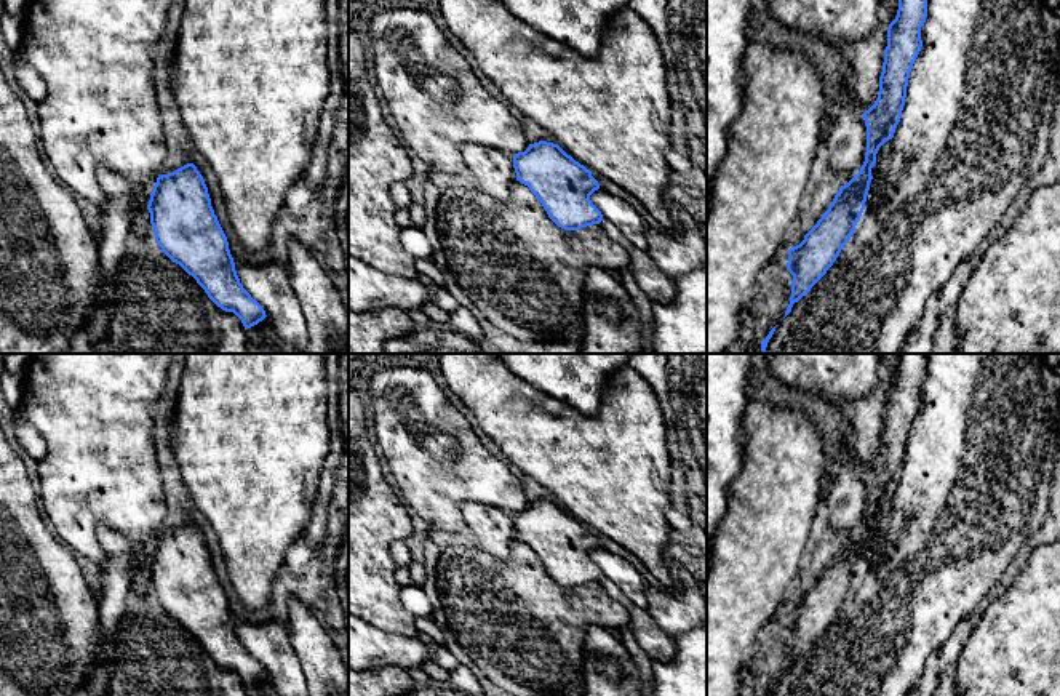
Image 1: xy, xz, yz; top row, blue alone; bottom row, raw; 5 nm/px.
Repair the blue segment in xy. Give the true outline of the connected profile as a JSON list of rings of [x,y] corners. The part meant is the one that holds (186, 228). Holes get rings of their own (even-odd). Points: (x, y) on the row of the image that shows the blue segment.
[[[193,163],[158,176],[147,210],[161,251],[192,275],[217,307],[233,312],[245,330],[267,317],[240,283],[227,237]]]

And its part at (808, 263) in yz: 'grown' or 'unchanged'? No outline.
unchanged

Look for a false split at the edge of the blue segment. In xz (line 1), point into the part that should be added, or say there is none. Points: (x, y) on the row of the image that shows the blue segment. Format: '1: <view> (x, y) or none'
1: none

